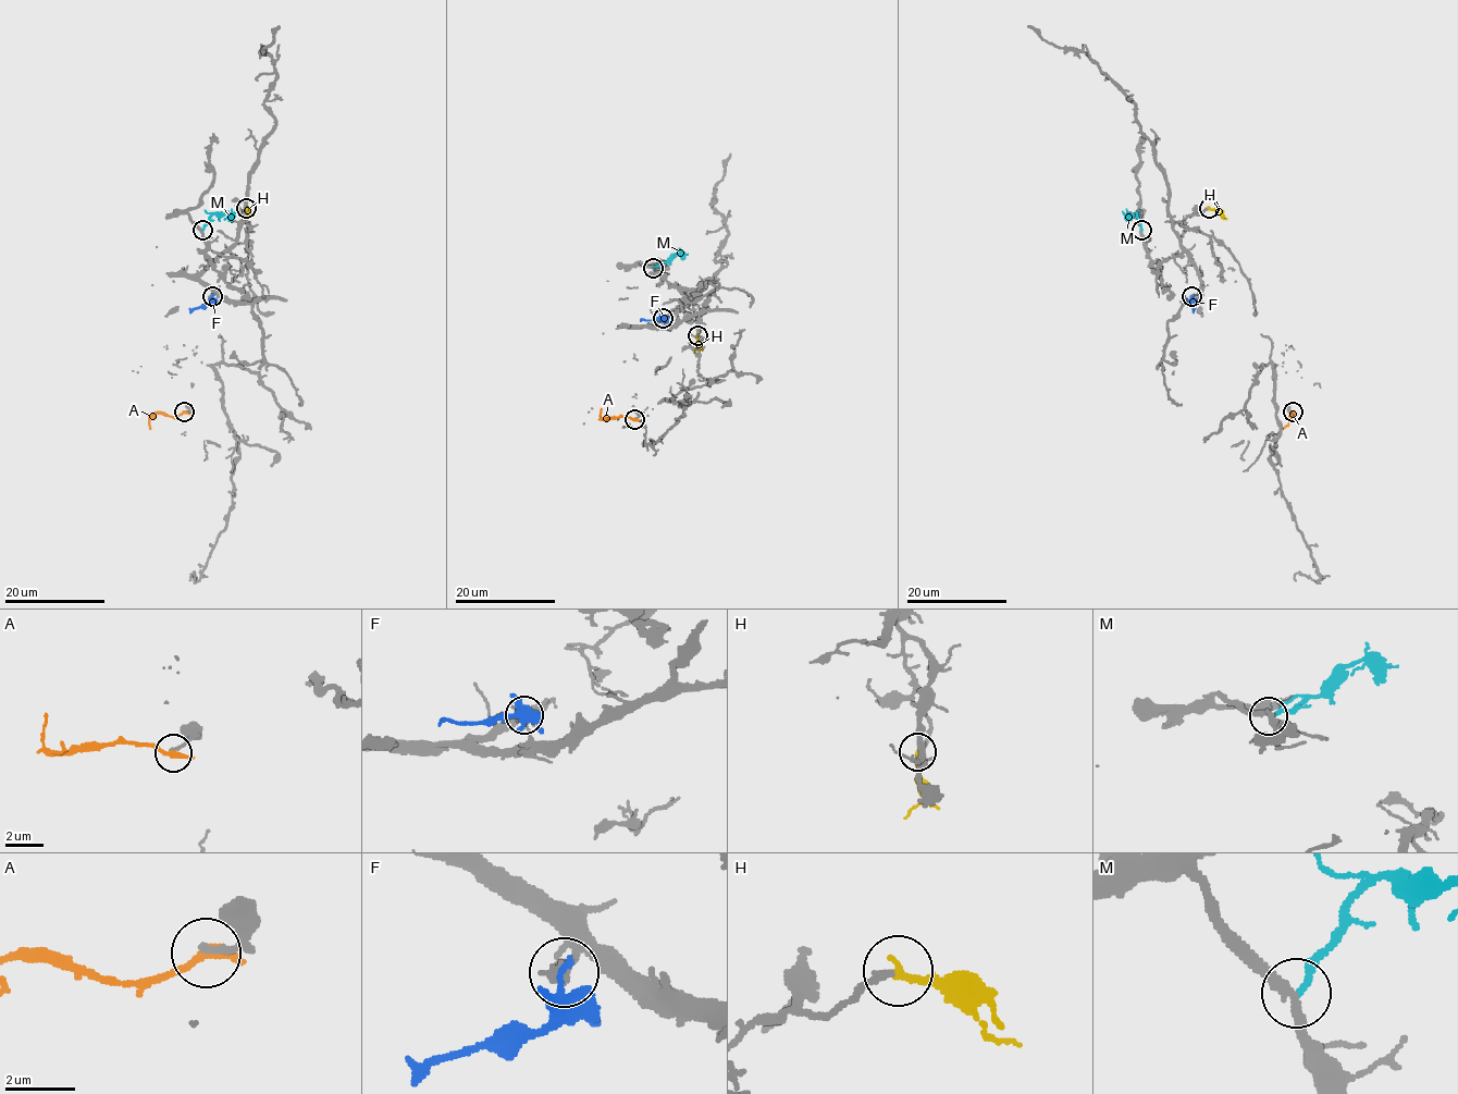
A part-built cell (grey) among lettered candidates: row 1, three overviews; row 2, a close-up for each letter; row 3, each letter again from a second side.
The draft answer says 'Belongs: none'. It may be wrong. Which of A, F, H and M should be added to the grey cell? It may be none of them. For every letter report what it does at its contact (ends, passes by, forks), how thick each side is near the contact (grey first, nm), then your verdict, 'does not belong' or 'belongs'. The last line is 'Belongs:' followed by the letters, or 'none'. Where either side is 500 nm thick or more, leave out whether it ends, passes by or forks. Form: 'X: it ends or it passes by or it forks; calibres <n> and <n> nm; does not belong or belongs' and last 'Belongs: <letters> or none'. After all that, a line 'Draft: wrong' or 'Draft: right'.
A: it ends; calibres 180 and 360 nm; does not belong
F: it ends; calibres 380 and 260 nm; does not belong
H: it ends; calibres 180 and 200 nm; belongs
M: it ends; calibres 260 and 180 nm; does not belong
Belongs: H
Draft: wrong

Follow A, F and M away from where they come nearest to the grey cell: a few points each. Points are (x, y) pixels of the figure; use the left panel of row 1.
A: (184, 413), (175, 416), (153, 414), (149, 418), (150, 429)
F: (212, 296), (209, 304), (189, 308)
M: (201, 230), (214, 213), (237, 212)

